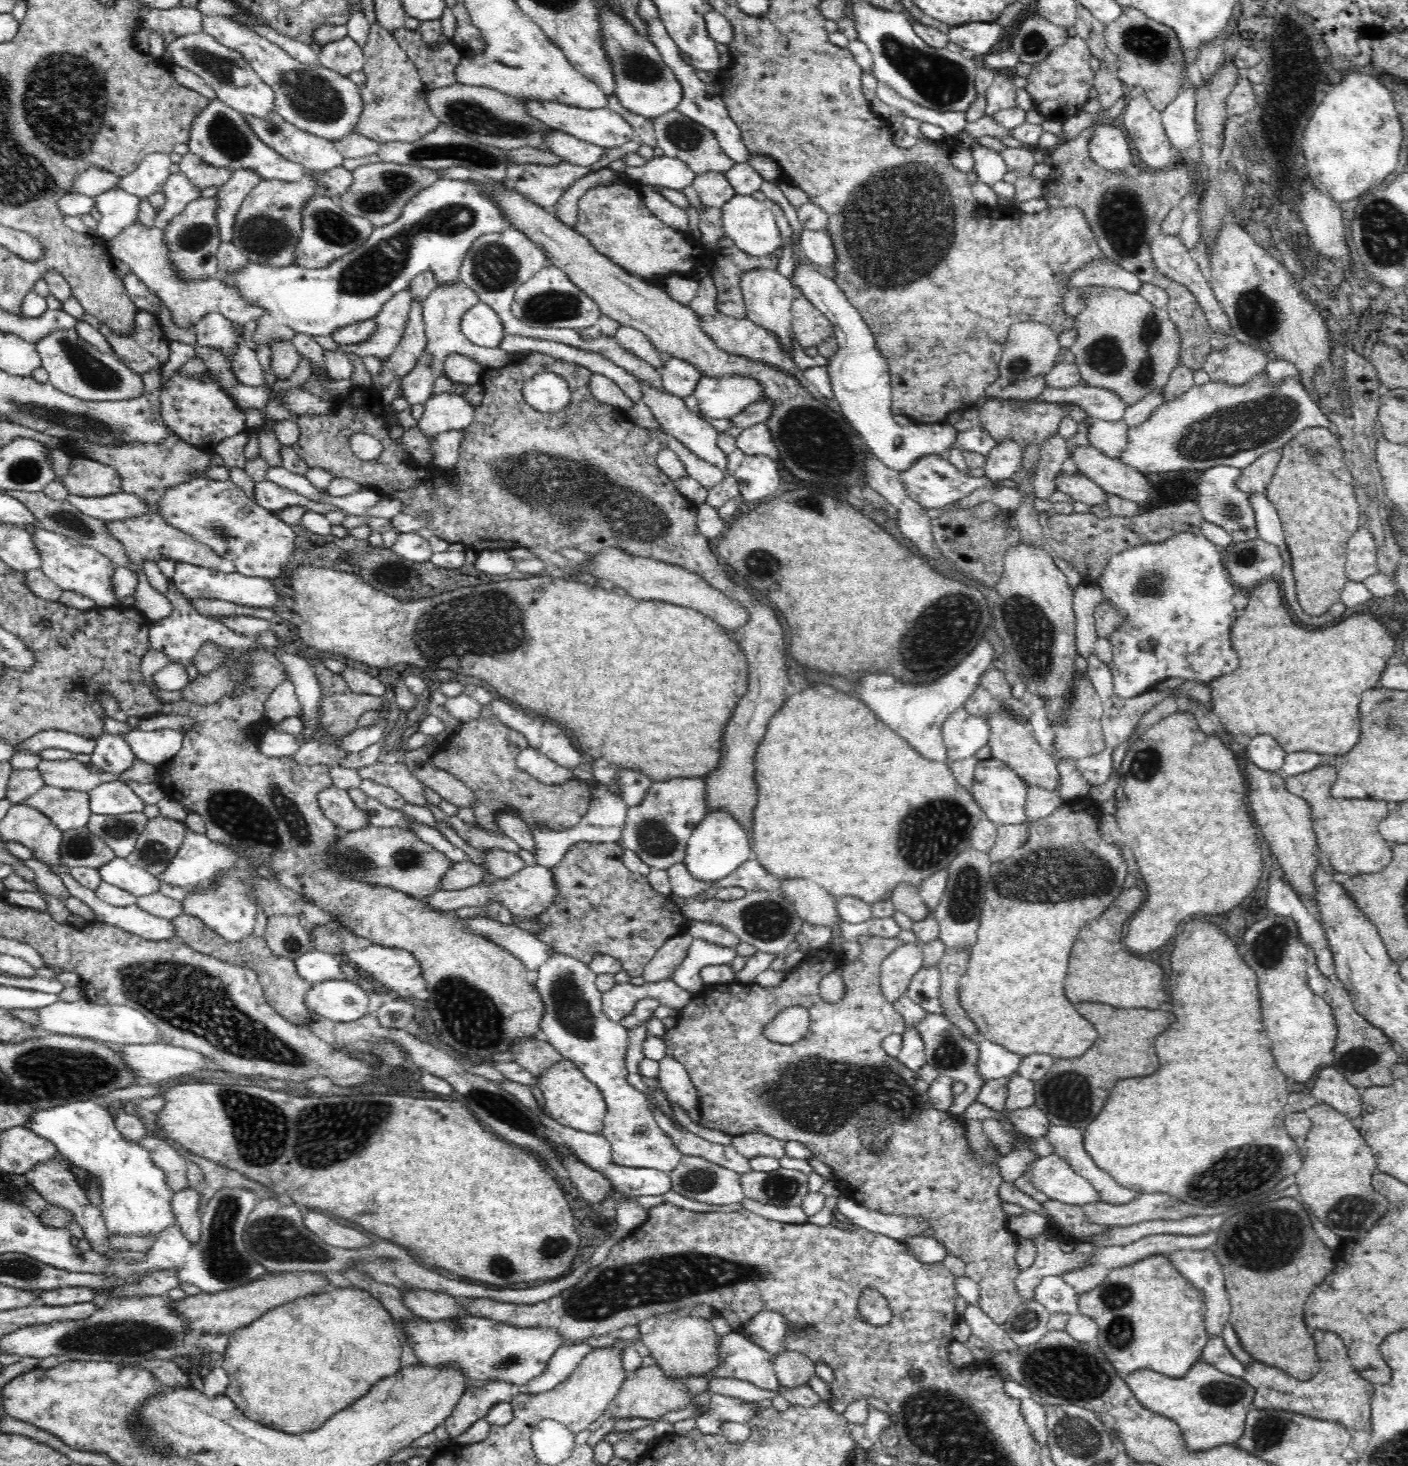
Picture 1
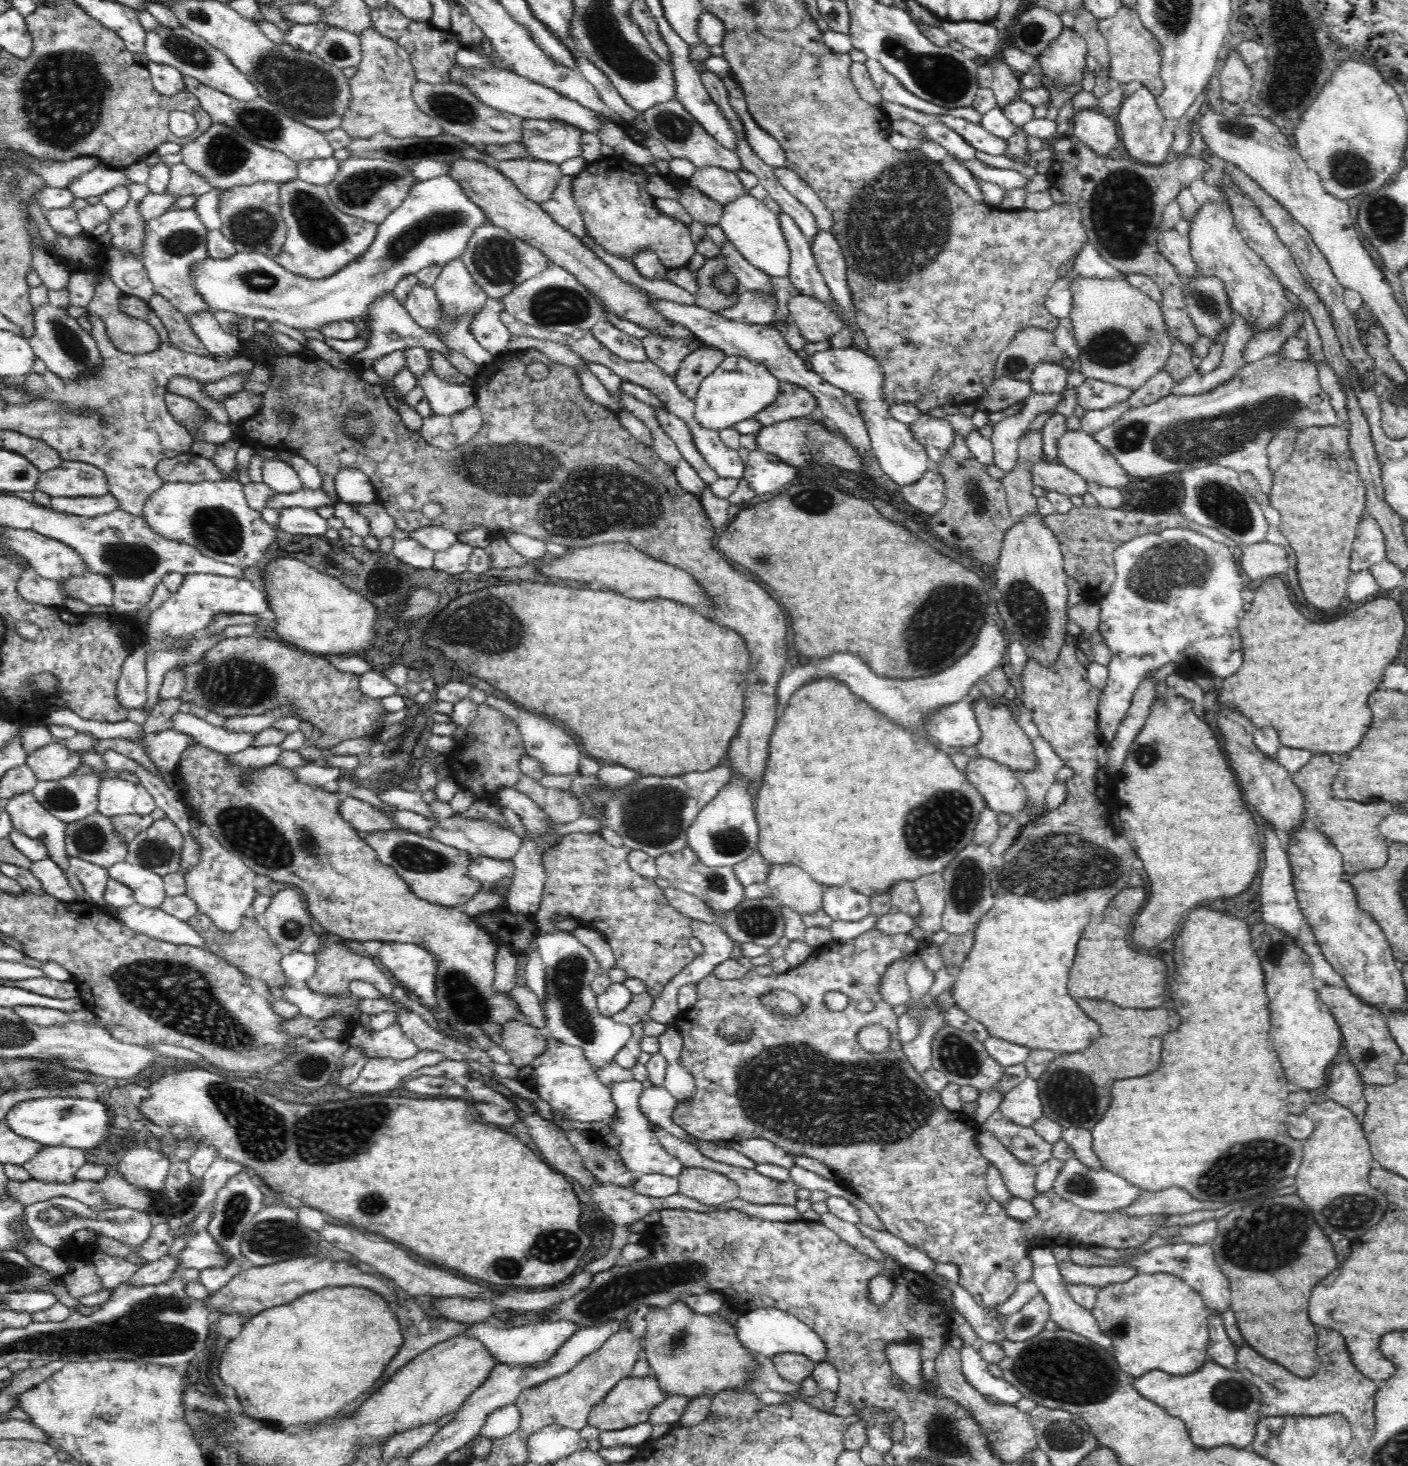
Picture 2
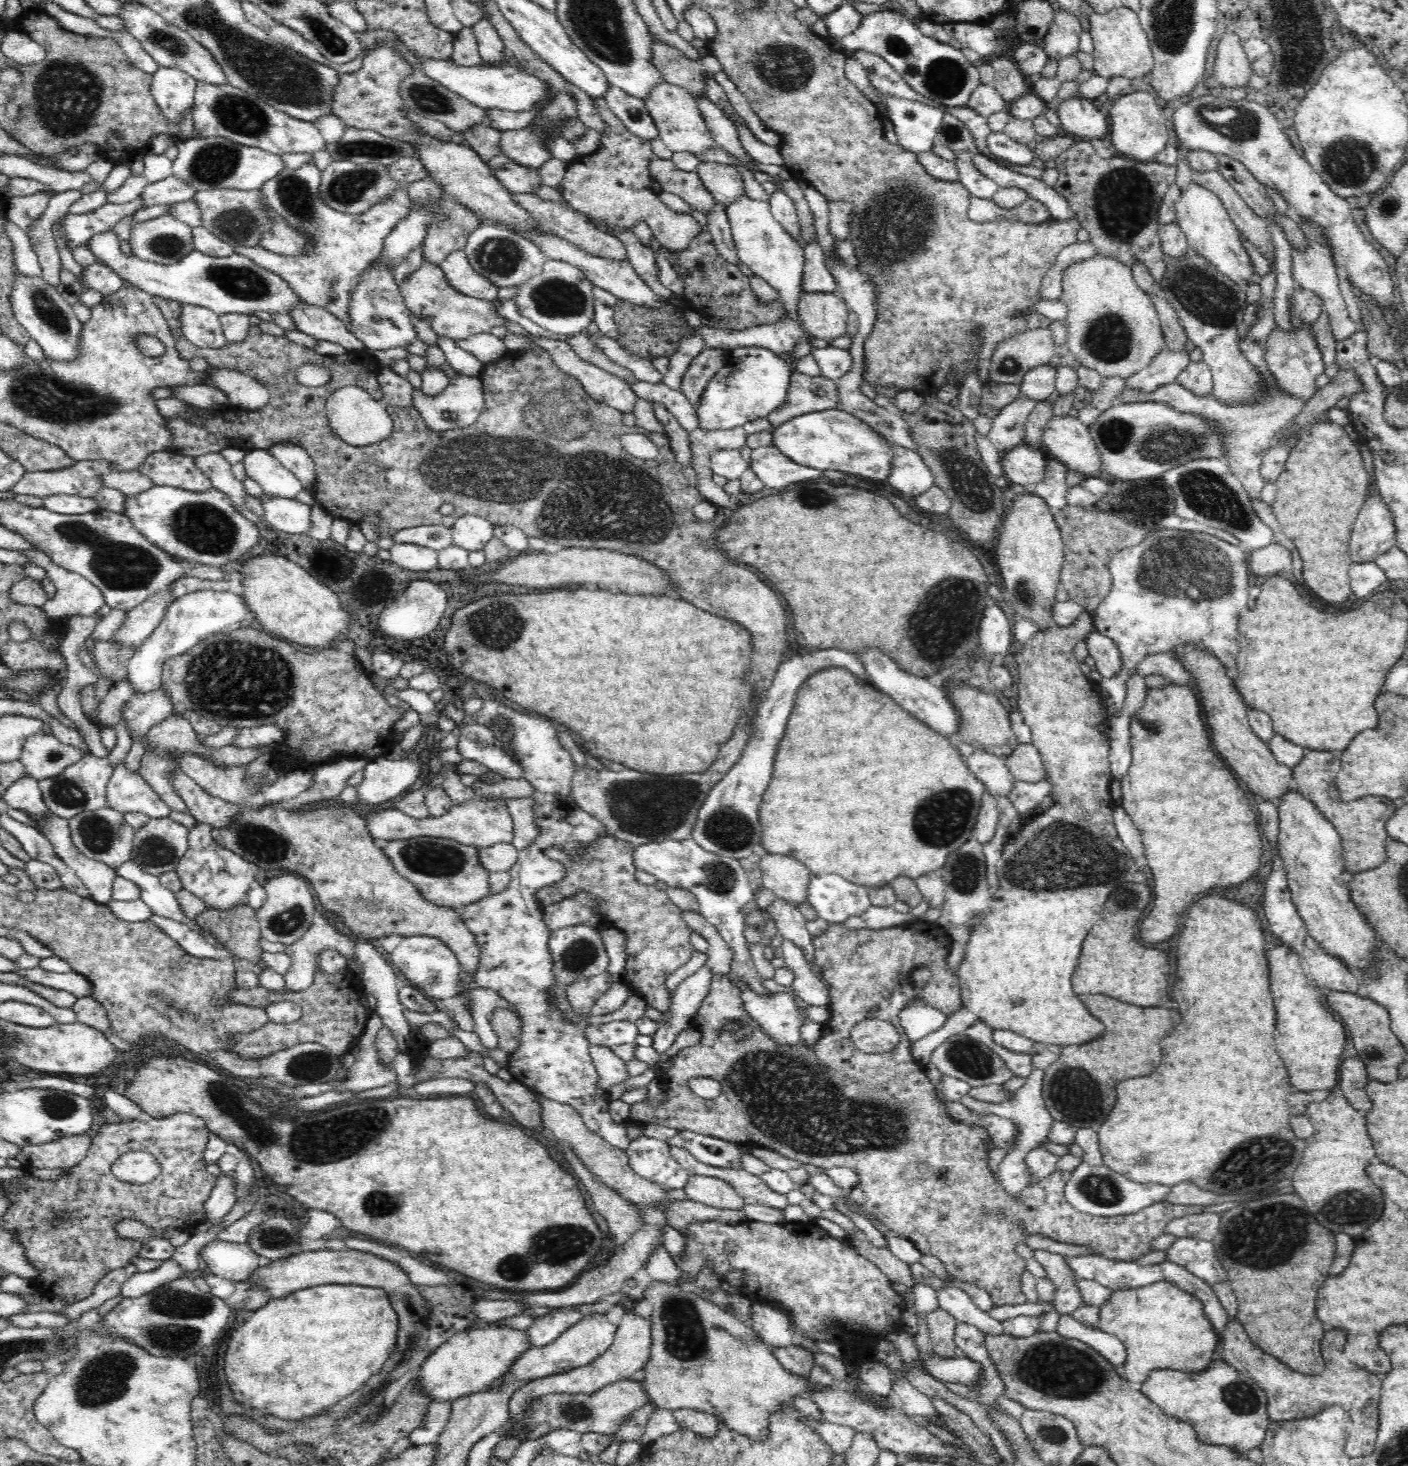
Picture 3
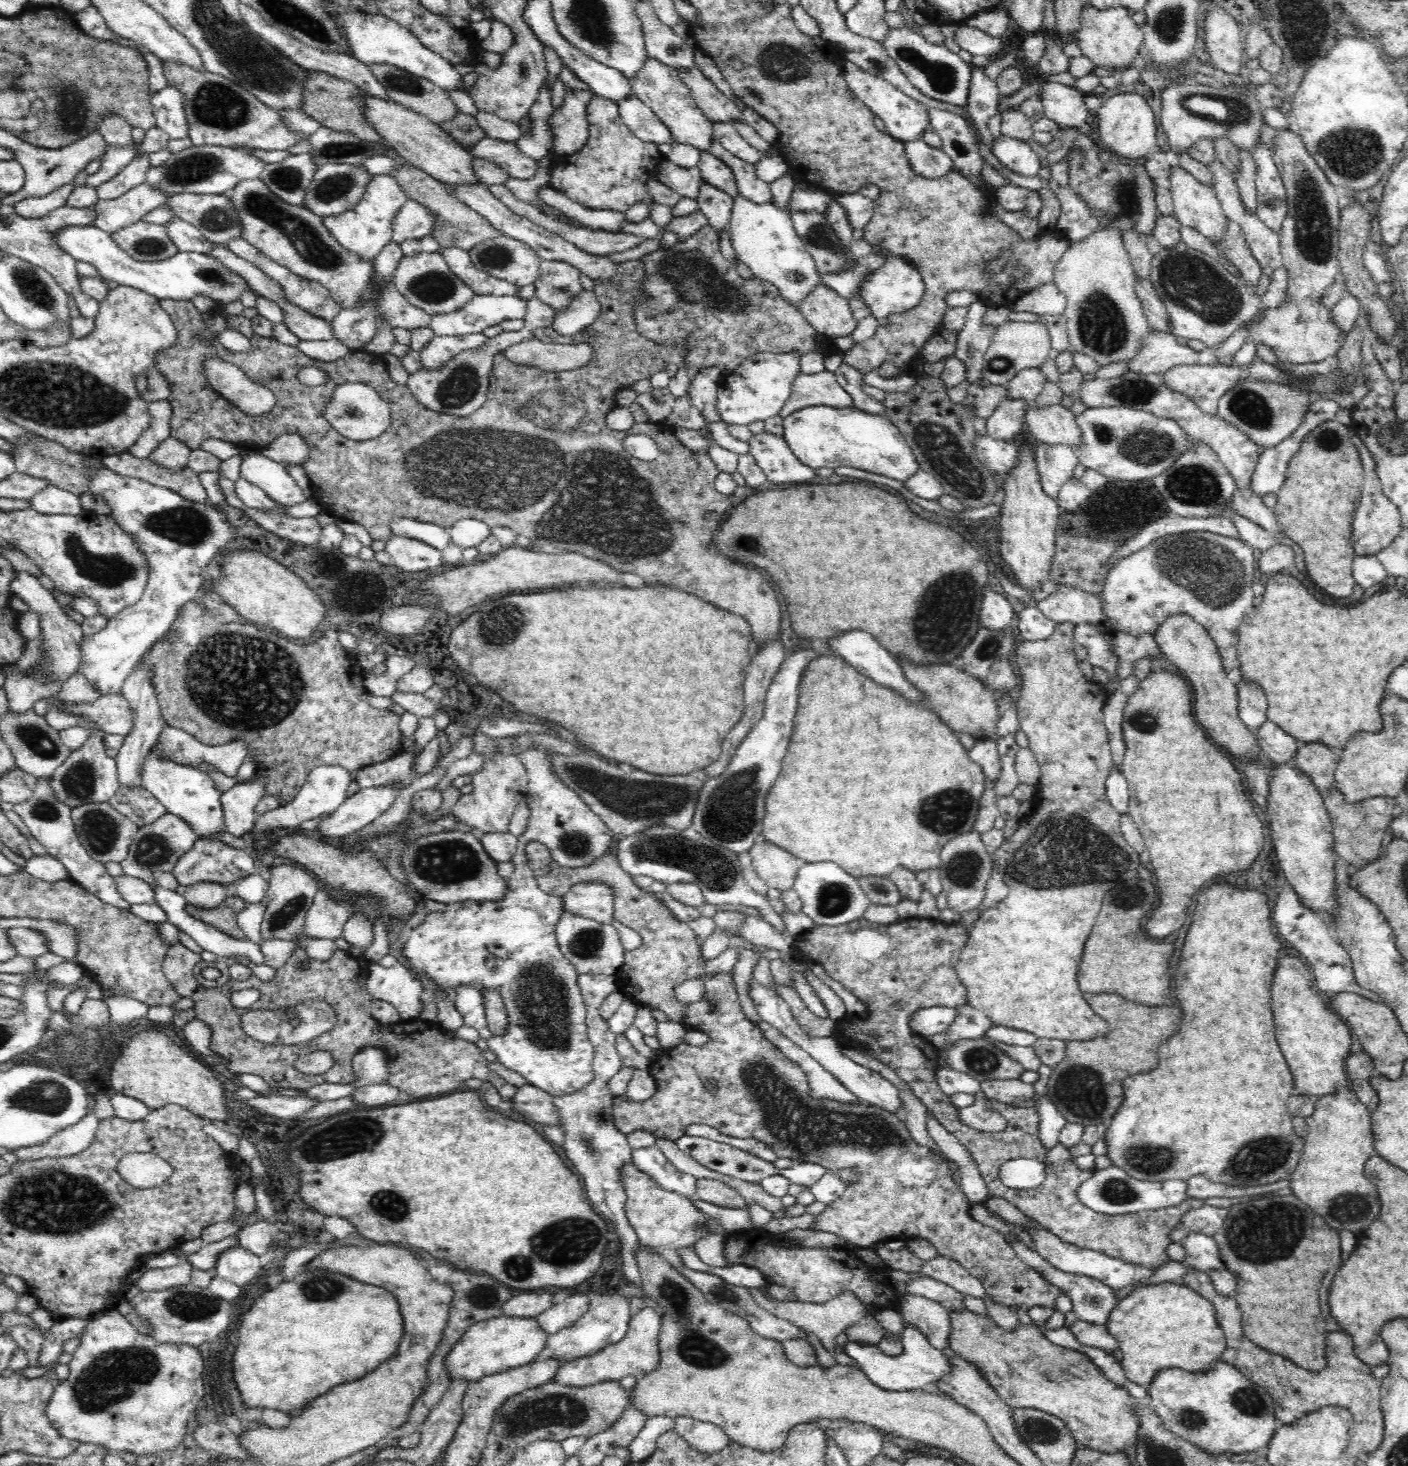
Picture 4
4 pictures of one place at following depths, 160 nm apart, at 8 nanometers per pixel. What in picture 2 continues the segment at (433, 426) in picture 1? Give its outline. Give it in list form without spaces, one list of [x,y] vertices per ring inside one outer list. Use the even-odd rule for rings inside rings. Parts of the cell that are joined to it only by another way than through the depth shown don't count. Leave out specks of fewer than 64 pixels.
[[[428,370],[420,378],[419,385],[429,402],[431,414],[458,414],[476,402],[477,396],[473,386],[450,384],[437,378],[432,370]]]

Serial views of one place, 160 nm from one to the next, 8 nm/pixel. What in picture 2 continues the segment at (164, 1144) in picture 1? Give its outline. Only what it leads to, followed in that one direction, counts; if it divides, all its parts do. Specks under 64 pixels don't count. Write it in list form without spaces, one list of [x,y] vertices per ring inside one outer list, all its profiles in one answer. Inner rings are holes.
[[[130,1147],[121,1159],[121,1177],[136,1188],[161,1192],[171,1168],[171,1160],[160,1151]]]

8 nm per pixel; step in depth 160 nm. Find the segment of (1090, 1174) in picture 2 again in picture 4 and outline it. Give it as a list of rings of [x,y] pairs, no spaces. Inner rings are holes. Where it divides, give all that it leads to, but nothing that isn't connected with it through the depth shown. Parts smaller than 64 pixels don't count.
[[[1111,1165],[1109,1168],[1094,1171],[1092,1178],[1082,1182],[1077,1197],[1083,1206],[1100,1215],[1132,1215],[1144,1210],[1158,1210],[1179,1205],[1188,1196],[1184,1180],[1144,1181],[1132,1178],[1124,1170]]]

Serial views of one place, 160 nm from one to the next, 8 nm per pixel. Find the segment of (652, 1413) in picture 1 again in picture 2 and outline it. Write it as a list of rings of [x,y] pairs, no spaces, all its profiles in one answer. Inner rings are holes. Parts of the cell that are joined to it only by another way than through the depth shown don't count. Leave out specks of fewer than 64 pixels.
[[[654,1373],[643,1377],[623,1378],[608,1394],[598,1402],[588,1414],[588,1426],[594,1426],[600,1431],[622,1430],[649,1422],[652,1410],[664,1402],[668,1394],[658,1385]]]

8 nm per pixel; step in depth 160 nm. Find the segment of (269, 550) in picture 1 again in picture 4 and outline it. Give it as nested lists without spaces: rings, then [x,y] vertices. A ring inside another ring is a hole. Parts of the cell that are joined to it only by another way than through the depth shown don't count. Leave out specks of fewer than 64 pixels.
[[[100,458],[100,461],[103,461],[100,467],[93,467],[94,475],[90,477],[88,490],[106,499],[106,503],[110,505],[110,515],[116,519],[116,523],[122,527],[122,530],[136,541],[138,549],[146,555],[146,561],[150,563],[150,574],[142,598],[111,618],[96,634],[84,635],[80,642],[83,666],[79,667],[77,673],[84,675],[84,681],[89,690],[104,696],[121,694],[124,682],[137,662],[150,651],[160,636],[164,636],[172,628],[178,616],[178,610],[186,602],[195,600],[198,591],[204,590],[202,568],[206,568],[226,544],[232,544],[236,540],[236,528],[230,524],[228,516],[210,501],[194,502],[169,488],[156,486],[139,478],[116,474],[106,468],[103,458]]]

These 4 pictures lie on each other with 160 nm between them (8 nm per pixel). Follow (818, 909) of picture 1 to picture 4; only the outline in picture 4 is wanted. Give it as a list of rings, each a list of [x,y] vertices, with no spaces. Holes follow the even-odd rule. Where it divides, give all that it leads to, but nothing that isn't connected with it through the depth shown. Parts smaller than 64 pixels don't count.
[[[766,840],[763,843],[754,844],[749,853],[750,857],[752,857],[752,865],[754,865],[758,876],[766,881],[769,888],[777,888],[778,890],[781,890],[781,892],[786,892],[786,890],[793,888],[798,870],[806,864],[806,861],[796,858],[787,850],[784,850],[775,844],[770,844]]]

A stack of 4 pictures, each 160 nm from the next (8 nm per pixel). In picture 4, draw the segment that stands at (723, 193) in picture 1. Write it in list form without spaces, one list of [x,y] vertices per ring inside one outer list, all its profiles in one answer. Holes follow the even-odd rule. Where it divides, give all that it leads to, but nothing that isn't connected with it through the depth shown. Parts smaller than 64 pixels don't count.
[[[702,150],[697,166],[700,169],[703,182],[726,192],[726,195],[730,195],[732,199],[739,196],[735,174],[723,160]]]

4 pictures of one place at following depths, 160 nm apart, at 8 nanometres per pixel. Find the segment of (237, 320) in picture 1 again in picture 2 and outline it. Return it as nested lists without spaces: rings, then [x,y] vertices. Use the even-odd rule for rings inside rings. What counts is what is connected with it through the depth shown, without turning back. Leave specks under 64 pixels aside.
[[[131,199],[124,209],[112,215],[109,230],[112,249],[134,255],[142,262],[146,226],[147,221],[140,215],[139,206]]]

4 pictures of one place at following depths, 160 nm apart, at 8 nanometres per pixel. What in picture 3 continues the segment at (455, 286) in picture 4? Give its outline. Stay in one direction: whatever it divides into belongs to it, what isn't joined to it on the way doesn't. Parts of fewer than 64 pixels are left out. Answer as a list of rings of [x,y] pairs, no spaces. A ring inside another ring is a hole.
[[[424,263],[414,273],[408,276],[399,286],[400,292],[404,297],[405,305],[411,310],[416,318],[424,318],[429,321],[434,333],[438,337],[456,340],[468,339],[481,333],[490,333],[492,328],[506,327],[507,320],[499,318],[498,313],[492,307],[492,301],[482,300],[464,294],[450,286],[441,266]]]

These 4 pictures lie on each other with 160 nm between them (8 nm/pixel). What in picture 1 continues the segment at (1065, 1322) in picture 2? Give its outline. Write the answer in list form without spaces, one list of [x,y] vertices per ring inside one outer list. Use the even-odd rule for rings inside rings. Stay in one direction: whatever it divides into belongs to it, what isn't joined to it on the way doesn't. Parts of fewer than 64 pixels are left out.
[[[1059,1276],[1042,1278],[1033,1299],[1041,1302],[1051,1313],[1062,1312],[1070,1316],[1080,1313],[1078,1293]]]

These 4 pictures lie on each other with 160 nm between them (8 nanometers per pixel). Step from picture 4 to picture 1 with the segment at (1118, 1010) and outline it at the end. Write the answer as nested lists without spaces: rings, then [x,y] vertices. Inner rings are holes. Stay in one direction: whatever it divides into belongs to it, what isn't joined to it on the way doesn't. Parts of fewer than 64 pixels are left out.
[[[1082,1002],[1076,1008],[1094,1024],[1098,1040],[1084,1056],[1054,1061],[1050,1072],[1035,1083],[1035,1105],[1047,1116],[1050,1124],[1075,1126],[1084,1131],[1098,1116],[1118,1080],[1150,1076],[1158,1070],[1154,1040],[1176,1020],[1176,1016],[1164,1010],[1126,1010],[1100,1002]]]

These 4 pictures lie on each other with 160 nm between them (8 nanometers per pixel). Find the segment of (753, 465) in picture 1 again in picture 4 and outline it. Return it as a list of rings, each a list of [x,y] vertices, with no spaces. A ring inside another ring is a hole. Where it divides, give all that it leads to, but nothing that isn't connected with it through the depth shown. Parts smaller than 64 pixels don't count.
[[[766,431],[754,434],[749,440],[749,447],[756,465],[770,482],[804,483],[811,482],[816,476],[814,469],[798,460],[783,435],[772,435]]]

